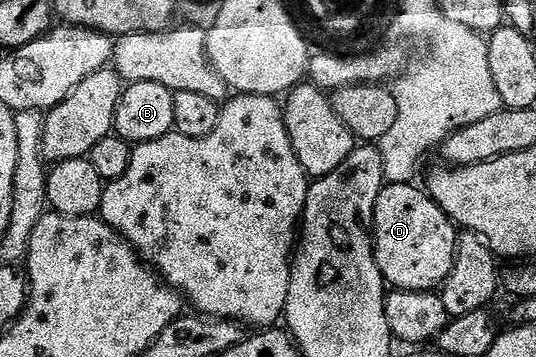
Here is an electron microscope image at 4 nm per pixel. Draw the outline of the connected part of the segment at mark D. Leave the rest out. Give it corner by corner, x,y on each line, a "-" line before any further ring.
386,184
376,198
372,235
374,257
382,271
382,279
391,289
400,292
433,292
442,283
454,265
458,249
458,233
453,220
440,210
425,191
409,184

